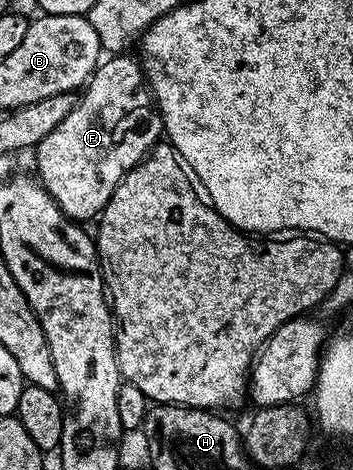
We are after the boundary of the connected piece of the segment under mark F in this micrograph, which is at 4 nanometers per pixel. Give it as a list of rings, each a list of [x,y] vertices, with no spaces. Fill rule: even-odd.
[[[114,55],[109,58],[111,61],[103,60],[96,70],[96,76],[85,86],[76,108],[67,115],[64,123],[56,127],[56,131],[52,131],[36,146],[37,180],[41,181],[64,216],[71,221],[93,222],[101,214],[108,199],[112,199],[126,172],[139,165],[163,136],[162,114],[158,112],[154,95],[146,84],[142,66],[135,58],[133,61],[126,56]]]

